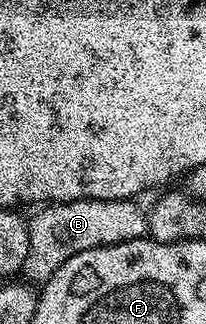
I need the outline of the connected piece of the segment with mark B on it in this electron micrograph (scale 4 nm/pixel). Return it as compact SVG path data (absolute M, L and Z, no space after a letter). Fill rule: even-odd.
M76 200L62 204L44 205L28 221L27 258L23 262L20 275L30 285L41 286L75 254L83 250L111 246L119 242L140 240L149 231L146 209L132 200Z

